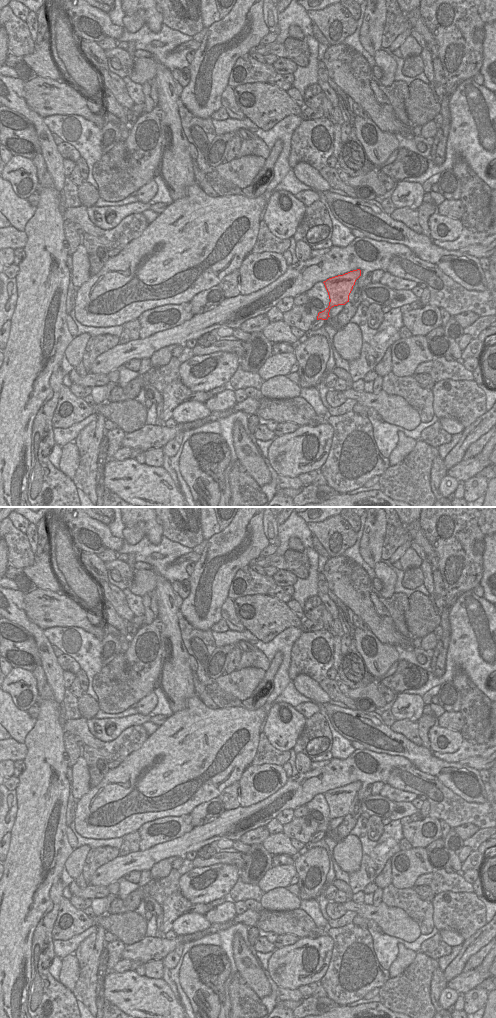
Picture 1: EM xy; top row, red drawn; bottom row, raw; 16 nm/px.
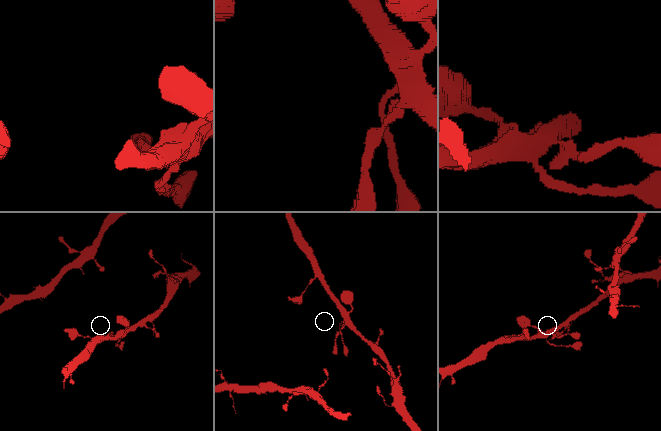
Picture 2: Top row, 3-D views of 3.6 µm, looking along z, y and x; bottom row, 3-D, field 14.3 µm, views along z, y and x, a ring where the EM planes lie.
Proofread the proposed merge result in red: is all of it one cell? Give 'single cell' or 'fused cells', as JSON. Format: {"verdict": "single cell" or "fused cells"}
{"verdict": "single cell"}

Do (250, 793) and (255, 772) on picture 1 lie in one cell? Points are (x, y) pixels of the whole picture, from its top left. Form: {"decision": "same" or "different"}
{"decision": "same"}

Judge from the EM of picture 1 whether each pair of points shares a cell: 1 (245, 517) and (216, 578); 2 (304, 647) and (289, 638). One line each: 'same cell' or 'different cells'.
1: same cell
2: different cells

